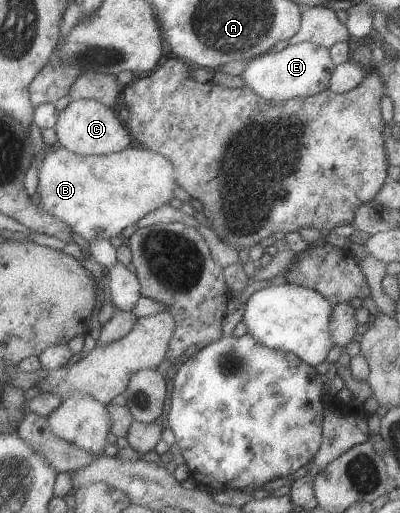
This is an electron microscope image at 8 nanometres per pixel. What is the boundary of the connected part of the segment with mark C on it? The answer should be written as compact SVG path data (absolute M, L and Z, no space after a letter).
M89 99L71 100L67 107L58 113L54 129L57 136L56 145L79 156L106 155L122 151L133 144L129 132L113 115L112 109Z

